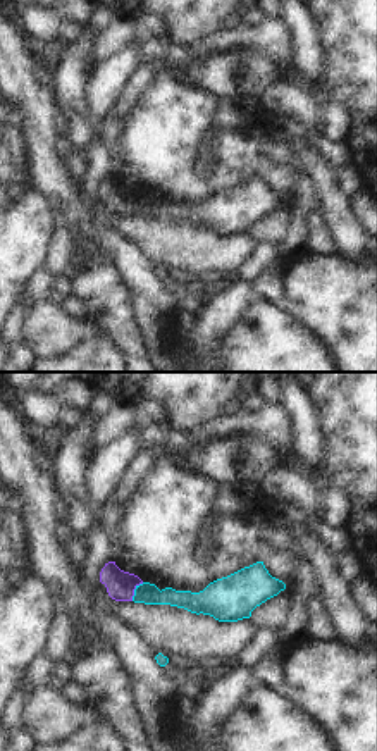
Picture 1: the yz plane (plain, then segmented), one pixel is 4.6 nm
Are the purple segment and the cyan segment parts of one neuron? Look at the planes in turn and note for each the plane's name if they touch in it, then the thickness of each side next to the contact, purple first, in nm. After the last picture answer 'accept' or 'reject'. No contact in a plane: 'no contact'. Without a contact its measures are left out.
yz | 130/100 nm

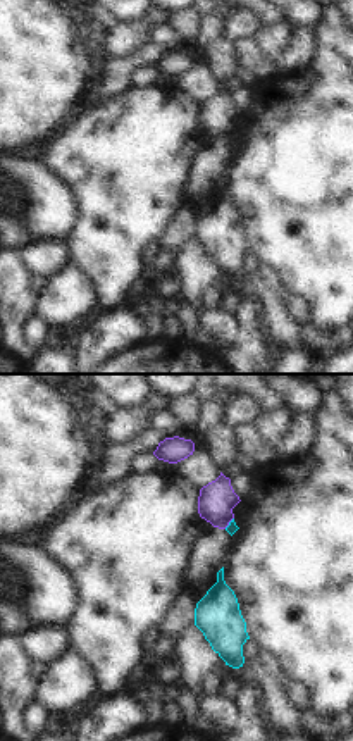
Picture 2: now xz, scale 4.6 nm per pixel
xz | 170/50 nm

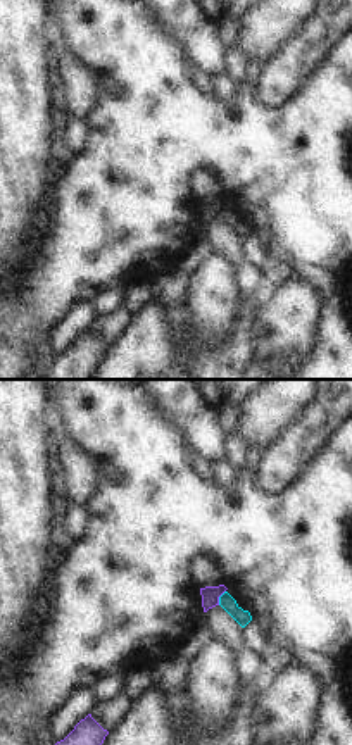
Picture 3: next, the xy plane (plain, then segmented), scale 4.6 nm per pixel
xy | 80/70 nm

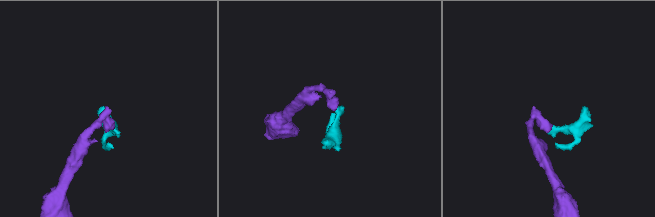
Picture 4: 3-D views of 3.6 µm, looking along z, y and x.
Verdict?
reject

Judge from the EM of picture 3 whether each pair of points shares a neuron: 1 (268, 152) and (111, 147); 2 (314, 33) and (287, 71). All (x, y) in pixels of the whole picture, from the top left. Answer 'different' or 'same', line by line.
1: same
2: same

